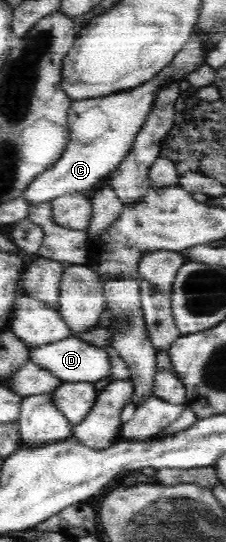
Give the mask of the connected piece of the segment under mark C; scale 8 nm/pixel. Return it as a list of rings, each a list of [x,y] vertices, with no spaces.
[[[192,34],[188,44],[178,52],[173,62],[160,74],[137,89],[125,93],[110,93],[109,97],[88,98],[85,101],[72,101],[68,114],[69,140],[61,157],[43,171],[23,192],[24,202],[36,205],[48,202],[62,194],[86,194],[94,192],[98,184],[104,183],[118,164],[130,152],[138,130],[146,123],[155,104],[158,92],[175,81],[186,80],[206,61],[209,50],[205,48],[209,38],[205,34]]]

